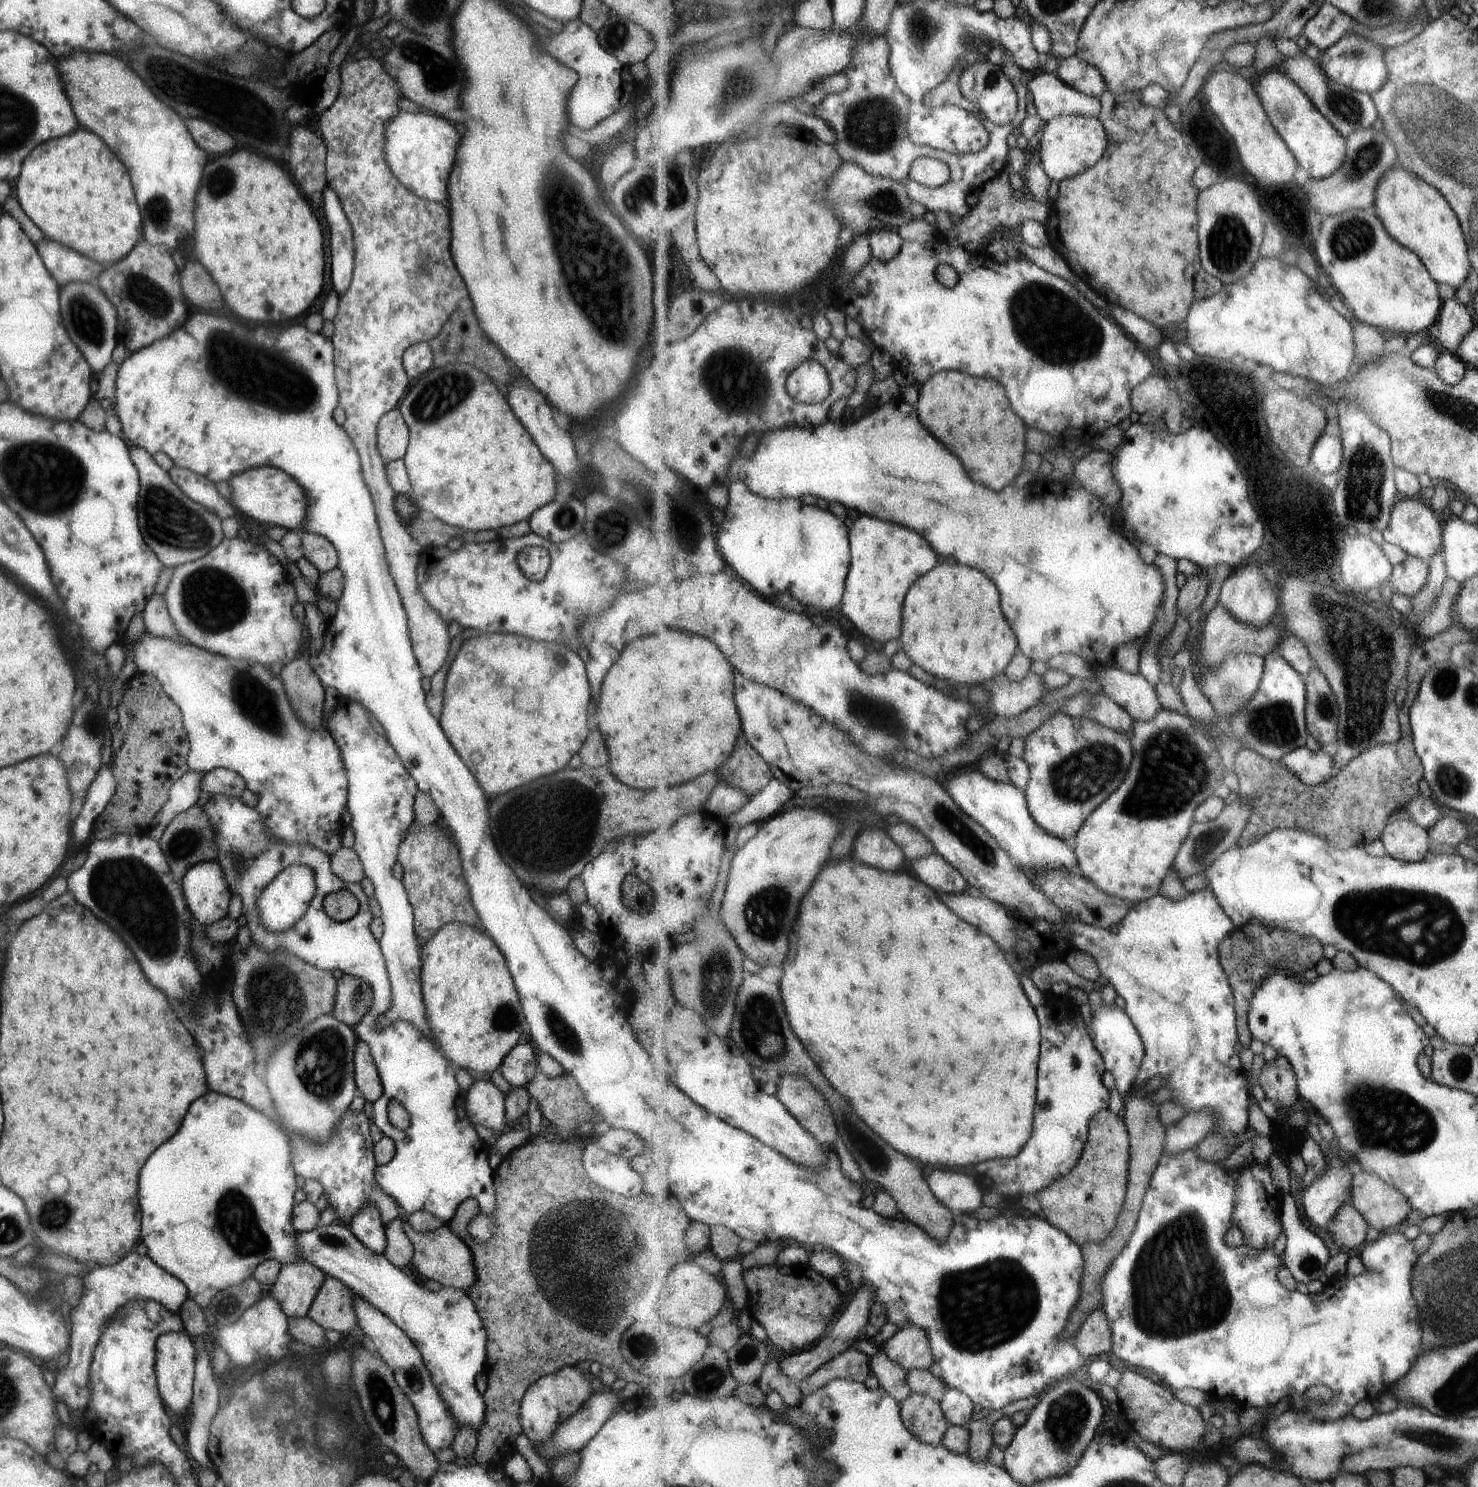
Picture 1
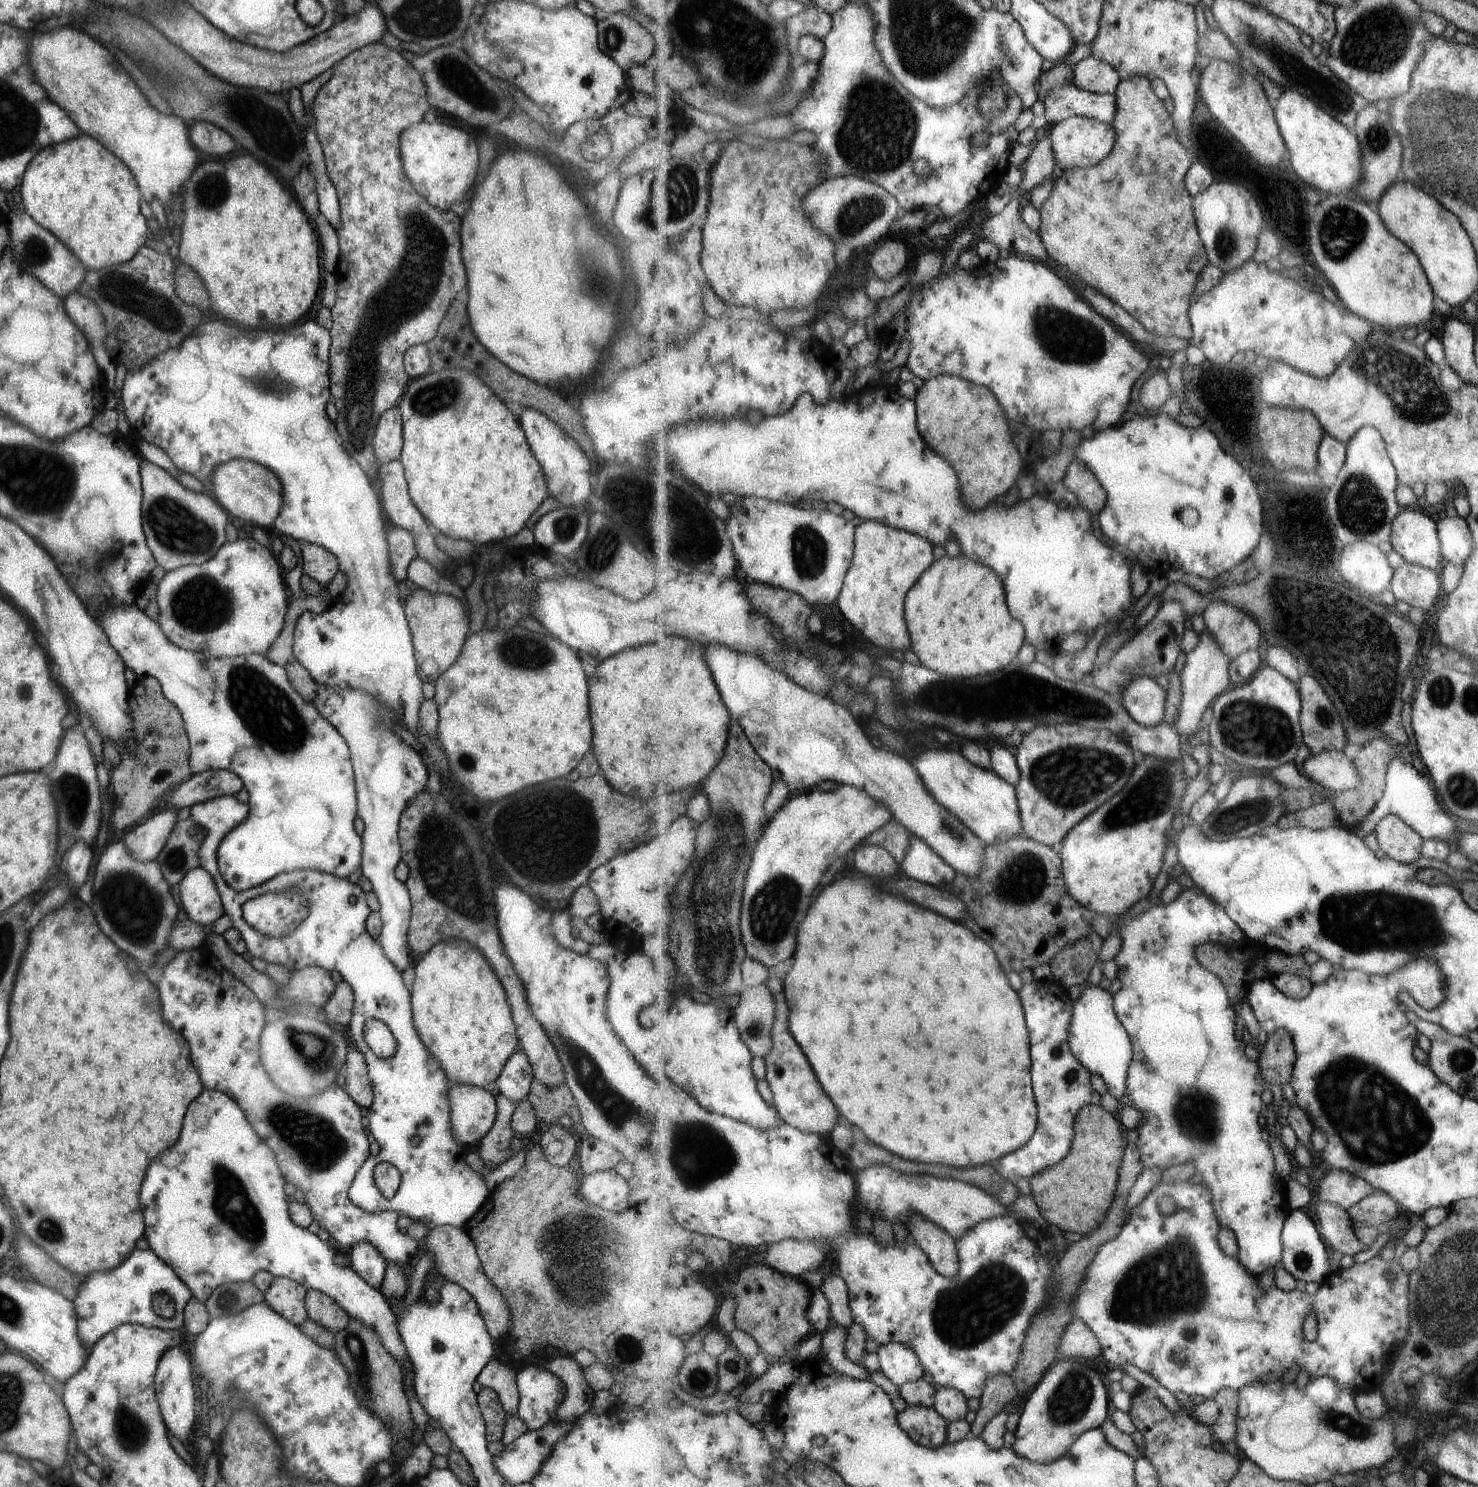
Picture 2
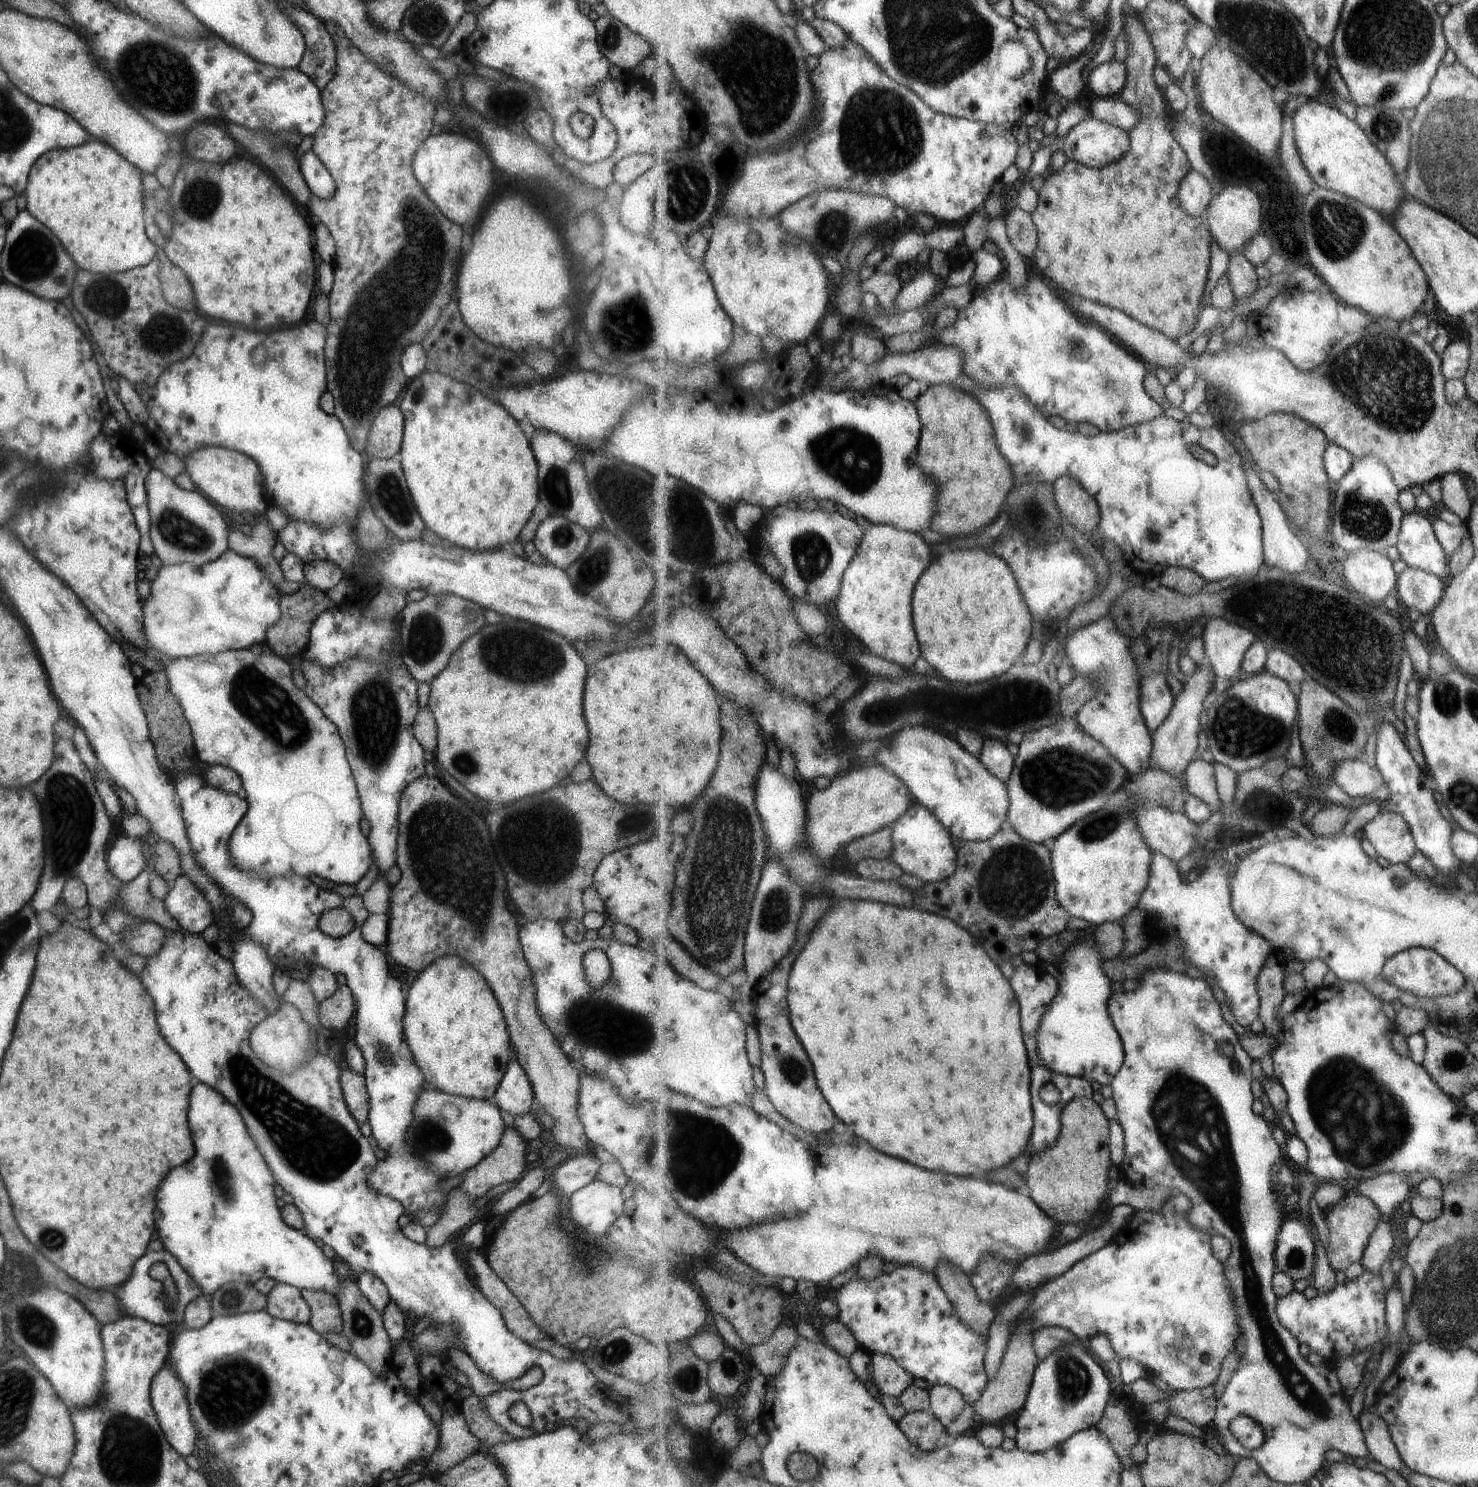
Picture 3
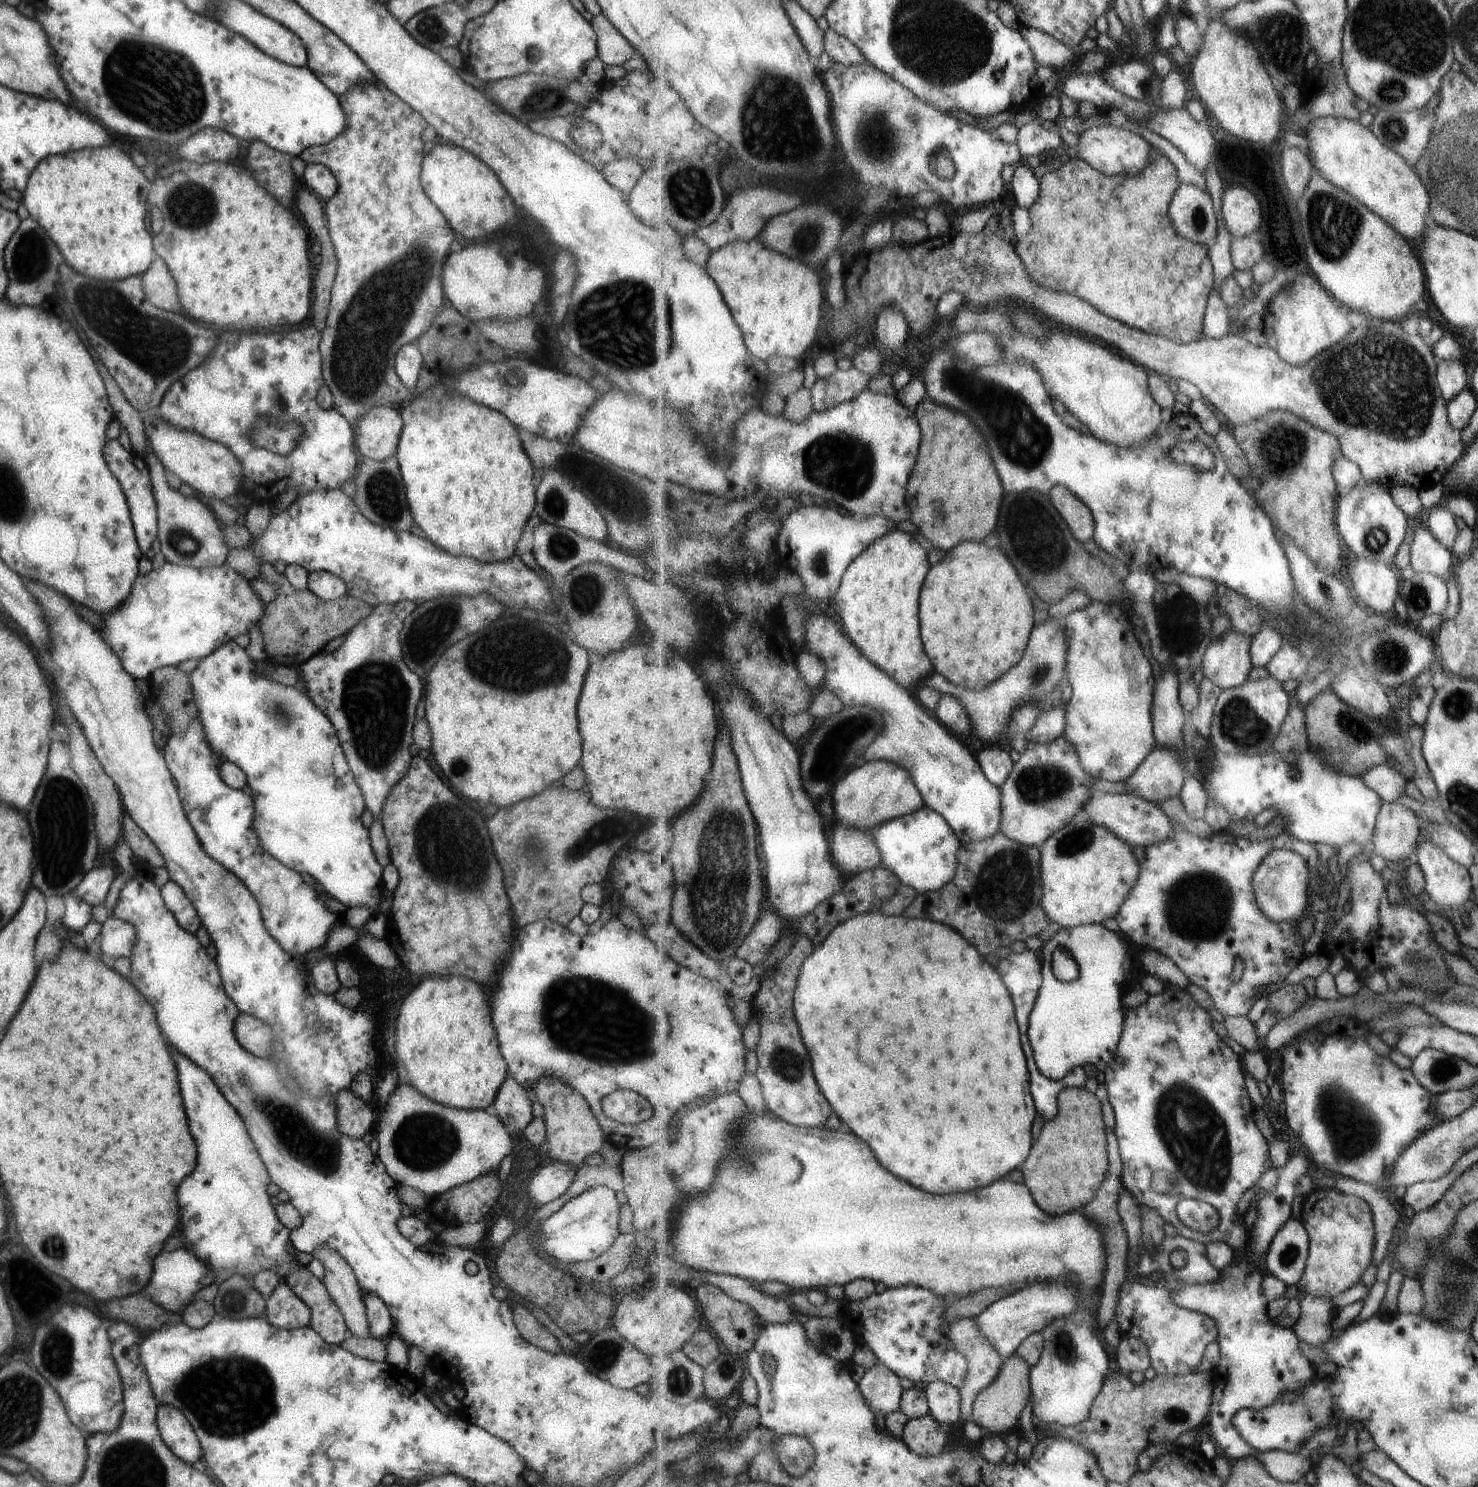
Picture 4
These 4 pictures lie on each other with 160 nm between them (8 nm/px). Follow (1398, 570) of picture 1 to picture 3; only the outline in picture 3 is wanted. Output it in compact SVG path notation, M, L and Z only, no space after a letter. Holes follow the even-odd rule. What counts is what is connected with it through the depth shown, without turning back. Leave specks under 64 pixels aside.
M1408 567L1398 576L1397 596L1408 608L1428 618L1438 608L1445 591L1446 582L1427 571Z

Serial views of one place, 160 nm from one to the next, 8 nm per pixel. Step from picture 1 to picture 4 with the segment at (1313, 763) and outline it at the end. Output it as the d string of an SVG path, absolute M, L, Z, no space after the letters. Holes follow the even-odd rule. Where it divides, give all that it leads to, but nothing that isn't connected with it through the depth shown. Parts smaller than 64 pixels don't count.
M1383 765L1362 776L1370 788L1382 797L1385 803L1392 803L1402 795L1412 795L1412 783L1394 765Z

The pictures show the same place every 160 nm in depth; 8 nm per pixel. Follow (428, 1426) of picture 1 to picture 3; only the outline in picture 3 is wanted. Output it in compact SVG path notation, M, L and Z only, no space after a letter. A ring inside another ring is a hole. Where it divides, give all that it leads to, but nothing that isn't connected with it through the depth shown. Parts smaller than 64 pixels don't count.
M195 1084L189 1094L187 1124L195 1146L195 1156L185 1166L171 1168L159 1182L155 1194L155 1228L165 1250L169 1250L179 1266L197 1283L205 1296L215 1292L222 1284L236 1282L254 1284L261 1277L272 1278L298 1289L325 1291L335 1295L340 1280L323 1250L300 1229L287 1226L275 1203L275 1179L265 1159L247 1136L247 1129L237 1109L214 1088Z

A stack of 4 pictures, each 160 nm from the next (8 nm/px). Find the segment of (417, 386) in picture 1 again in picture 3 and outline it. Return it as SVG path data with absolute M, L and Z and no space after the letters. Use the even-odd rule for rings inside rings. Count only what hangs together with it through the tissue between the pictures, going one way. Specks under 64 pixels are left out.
M424 370L419 376L408 380L406 387L396 402L403 417L402 441L399 449L399 460L408 486L408 491L414 507L433 534L439 538L451 542L455 547L461 547L470 551L491 551L508 548L516 541L517 535L523 524L531 516L531 510L537 502L538 480L537 463L531 452L529 441L523 435L523 431L517 425L517 421L497 402L483 396L479 390L475 390L468 384L456 381L443 373Z

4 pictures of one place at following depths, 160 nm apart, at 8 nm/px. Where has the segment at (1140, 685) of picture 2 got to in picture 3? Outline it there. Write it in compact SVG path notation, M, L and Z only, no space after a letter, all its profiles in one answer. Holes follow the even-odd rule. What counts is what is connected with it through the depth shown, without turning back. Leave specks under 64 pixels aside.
M1165 675L1142 680L1141 708L1147 726L1154 733L1167 719L1175 702Z

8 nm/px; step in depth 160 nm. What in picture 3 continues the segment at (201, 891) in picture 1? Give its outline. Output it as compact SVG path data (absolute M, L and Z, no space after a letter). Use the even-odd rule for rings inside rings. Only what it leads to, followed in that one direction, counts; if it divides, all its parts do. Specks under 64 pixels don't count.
M177 876L163 900L173 920L191 935L197 935L214 922L214 914L202 892L188 876Z

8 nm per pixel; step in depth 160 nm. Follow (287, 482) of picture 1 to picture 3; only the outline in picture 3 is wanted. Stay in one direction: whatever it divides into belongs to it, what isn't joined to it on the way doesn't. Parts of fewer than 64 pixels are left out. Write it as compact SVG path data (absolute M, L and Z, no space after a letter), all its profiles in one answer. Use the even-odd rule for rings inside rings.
M207 445L197 451L191 451L185 457L181 457L181 460L194 486L217 506L224 506L225 509L239 514L242 512L251 512L253 516L265 514L269 502L266 498L264 480L258 464L247 455Z

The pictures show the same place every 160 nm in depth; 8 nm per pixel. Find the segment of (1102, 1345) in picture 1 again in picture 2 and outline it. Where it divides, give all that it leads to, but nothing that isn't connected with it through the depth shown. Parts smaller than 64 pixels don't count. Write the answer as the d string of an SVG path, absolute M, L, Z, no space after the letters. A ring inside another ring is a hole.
M1075 1319L1063 1335L1059 1358L1093 1359L1101 1354L1099 1337L1083 1320Z

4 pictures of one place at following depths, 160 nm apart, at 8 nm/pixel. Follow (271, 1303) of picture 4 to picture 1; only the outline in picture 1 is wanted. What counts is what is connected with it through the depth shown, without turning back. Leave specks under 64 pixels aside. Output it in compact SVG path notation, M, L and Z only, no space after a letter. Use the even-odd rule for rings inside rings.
M307 1261L285 1263L271 1285L270 1295L288 1318L304 1317L325 1277L320 1268Z

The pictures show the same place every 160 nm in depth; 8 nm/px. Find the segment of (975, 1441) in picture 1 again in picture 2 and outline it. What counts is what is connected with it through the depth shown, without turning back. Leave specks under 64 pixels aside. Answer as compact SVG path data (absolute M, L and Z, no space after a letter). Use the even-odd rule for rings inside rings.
M999 1375L994 1379L989 1379L984 1395L980 1398L980 1407L976 1411L975 1420L971 1424L971 1435L981 1437L990 1420L993 1420L993 1417L997 1416L1005 1406L1009 1406L1017 1396L1020 1394L1011 1377Z

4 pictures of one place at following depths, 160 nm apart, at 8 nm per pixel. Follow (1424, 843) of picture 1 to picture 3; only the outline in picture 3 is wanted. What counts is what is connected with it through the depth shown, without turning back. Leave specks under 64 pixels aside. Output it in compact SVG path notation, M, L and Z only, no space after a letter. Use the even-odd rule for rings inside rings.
M1382 812L1364 827L1364 834L1383 859L1409 865L1418 853L1410 825L1397 812Z

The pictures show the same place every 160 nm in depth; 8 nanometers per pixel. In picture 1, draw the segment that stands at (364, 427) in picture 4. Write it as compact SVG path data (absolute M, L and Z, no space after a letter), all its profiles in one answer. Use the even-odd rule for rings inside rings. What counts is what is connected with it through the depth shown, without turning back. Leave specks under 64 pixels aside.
M397 408L385 412L376 425L376 446L385 463L399 459L408 445L408 428Z

